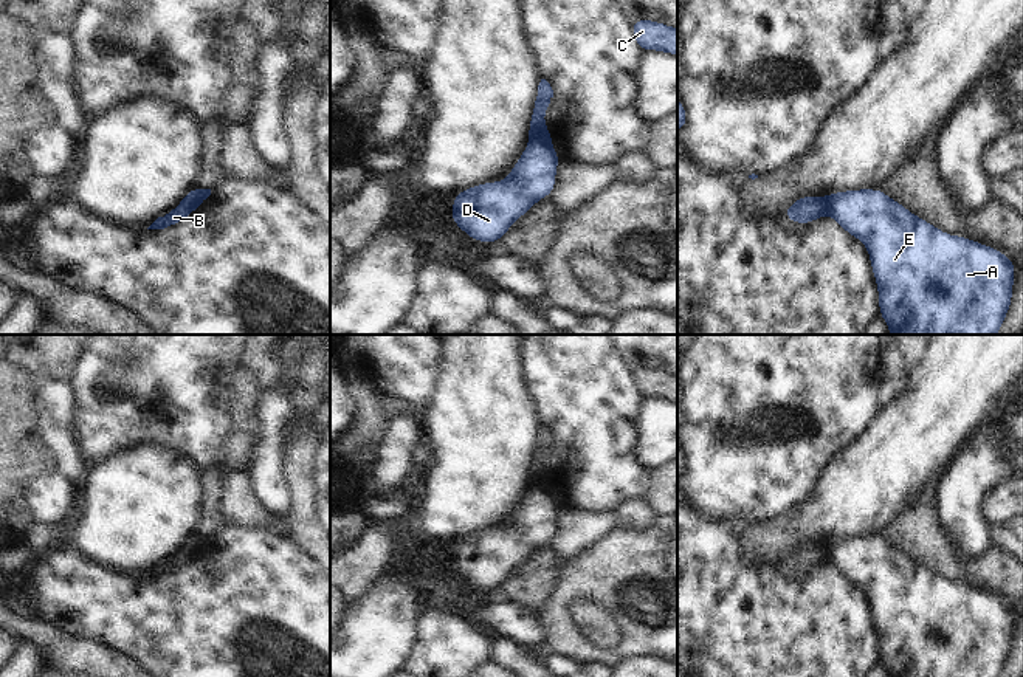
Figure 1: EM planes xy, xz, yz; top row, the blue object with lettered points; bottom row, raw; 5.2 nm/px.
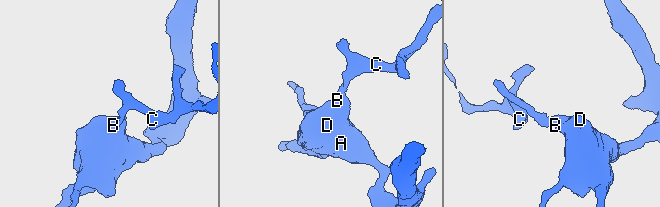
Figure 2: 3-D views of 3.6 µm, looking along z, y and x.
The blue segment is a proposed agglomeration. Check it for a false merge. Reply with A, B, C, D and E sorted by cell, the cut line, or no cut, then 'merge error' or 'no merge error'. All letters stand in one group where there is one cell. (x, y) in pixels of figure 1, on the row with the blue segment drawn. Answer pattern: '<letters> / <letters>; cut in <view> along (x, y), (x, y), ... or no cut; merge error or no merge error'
A B D E / C; cut in xy along (194, 188), (197, 194), (189, 203), (189, 211); merge error

